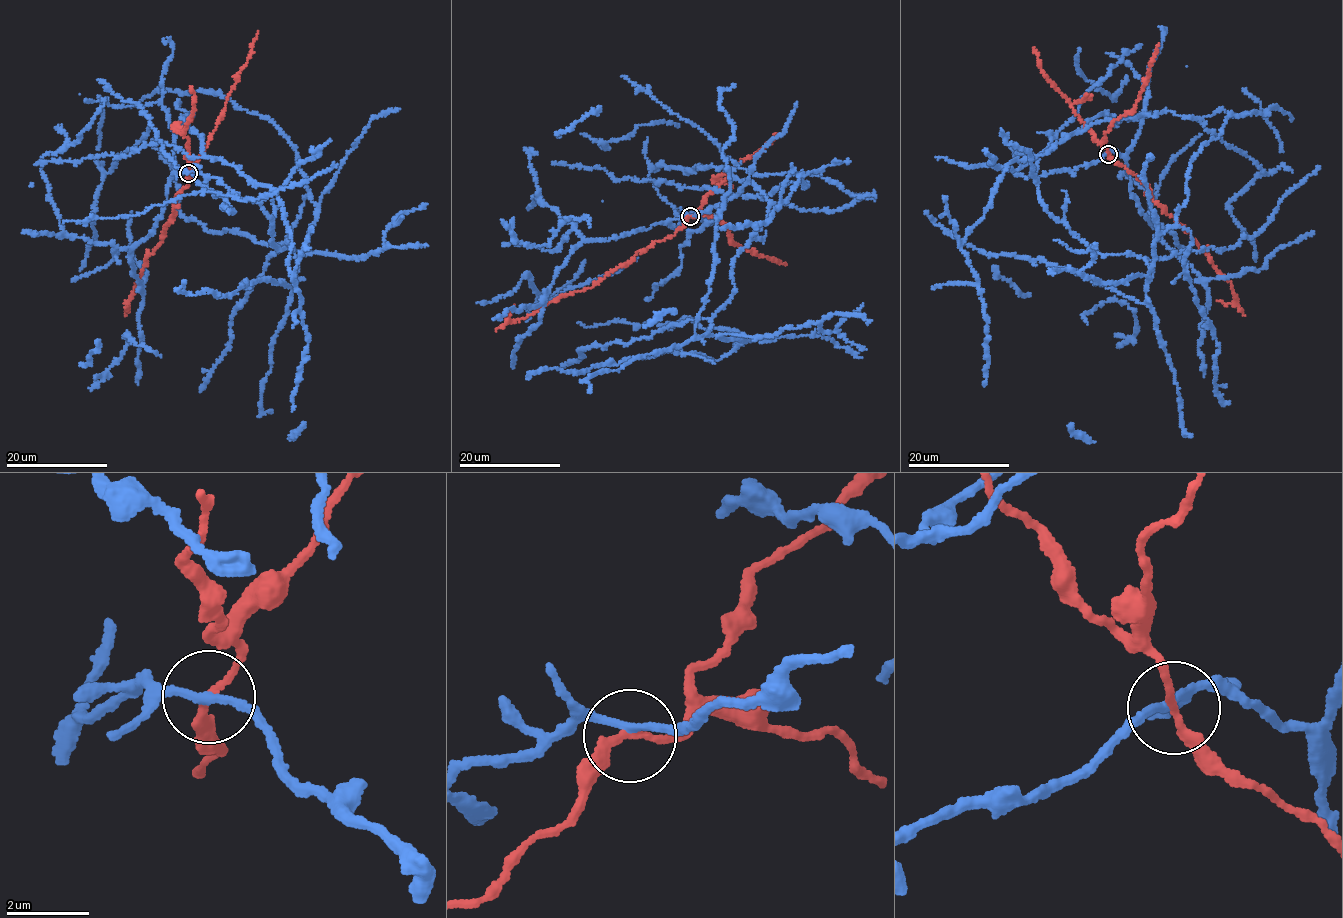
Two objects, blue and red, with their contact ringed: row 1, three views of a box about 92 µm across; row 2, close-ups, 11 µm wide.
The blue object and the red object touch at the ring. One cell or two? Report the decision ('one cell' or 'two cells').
two cells

